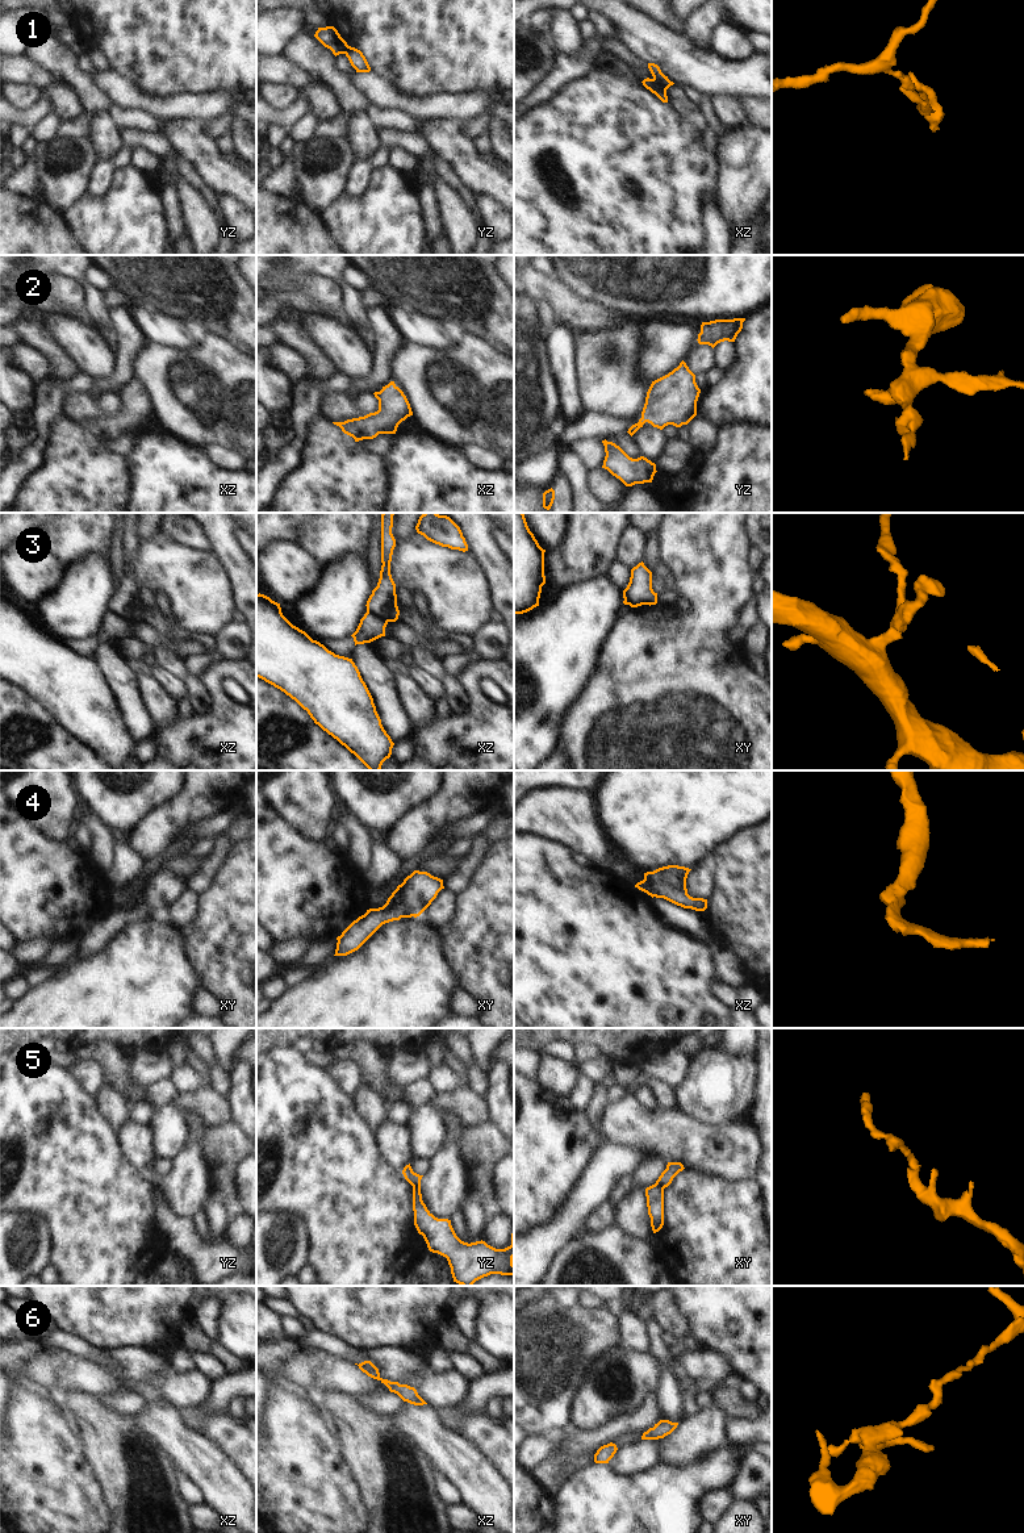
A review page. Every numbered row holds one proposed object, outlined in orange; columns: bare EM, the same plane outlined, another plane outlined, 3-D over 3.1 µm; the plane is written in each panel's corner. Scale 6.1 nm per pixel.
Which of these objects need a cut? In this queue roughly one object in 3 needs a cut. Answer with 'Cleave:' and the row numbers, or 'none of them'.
Cleave: 1, 3, 4, 5

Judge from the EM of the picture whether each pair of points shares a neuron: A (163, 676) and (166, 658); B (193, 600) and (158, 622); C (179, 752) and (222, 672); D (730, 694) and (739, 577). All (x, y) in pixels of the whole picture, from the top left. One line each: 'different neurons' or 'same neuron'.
A: different neurons
B: different neurons
C: same neuron
D: same neuron

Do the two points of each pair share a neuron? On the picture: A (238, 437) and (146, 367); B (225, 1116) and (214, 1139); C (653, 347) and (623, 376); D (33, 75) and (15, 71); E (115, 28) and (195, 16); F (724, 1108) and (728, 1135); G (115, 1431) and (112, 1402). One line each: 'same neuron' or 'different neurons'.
A: same neuron
B: different neurons
C: different neurons
D: same neuron
E: same neuron
F: different neurons
G: different neurons

